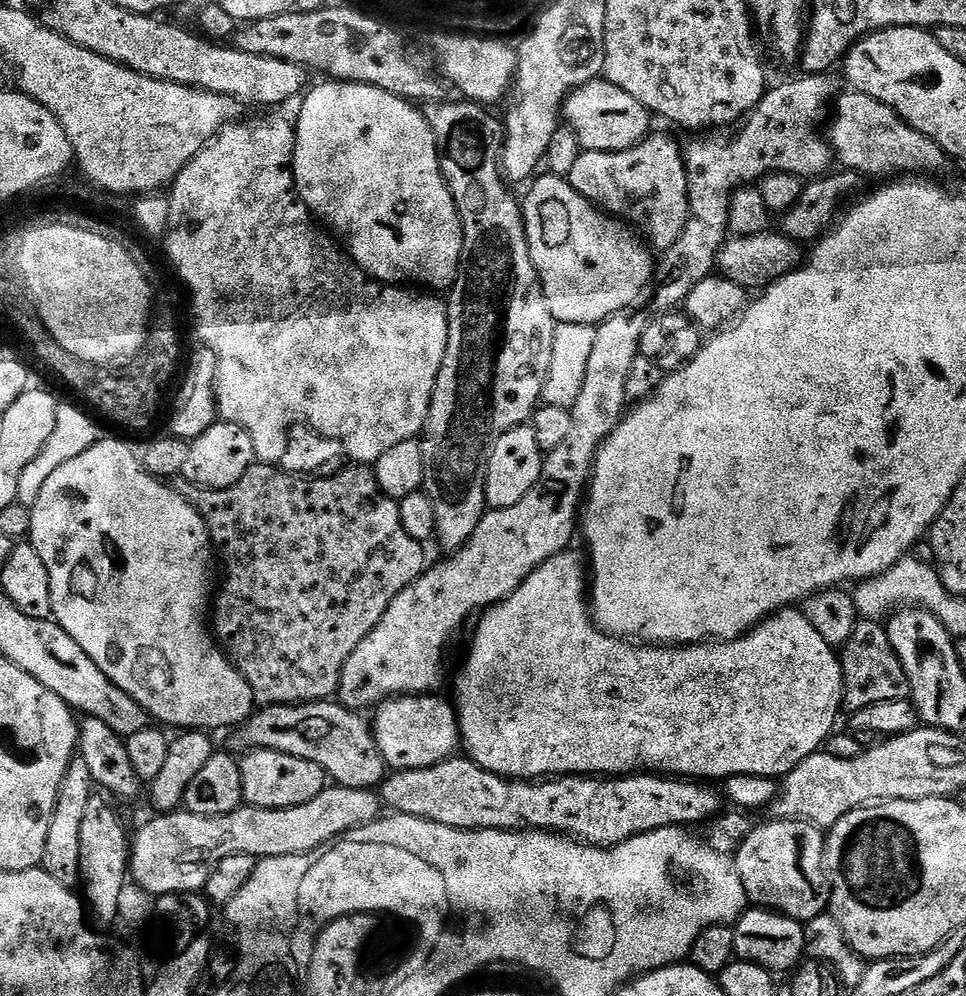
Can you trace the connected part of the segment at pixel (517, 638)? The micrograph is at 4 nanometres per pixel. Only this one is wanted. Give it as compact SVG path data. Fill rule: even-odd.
M565 550L559 552L554 558L550 558L542 566L538 566L538 570L534 570L534 574L530 574L522 582L522 586L514 592L512 596L508 596L500 604L493 604L479 617L480 625L476 628L476 633L472 636L472 649L468 652L468 657L464 660L464 665L460 668L460 677L456 680L456 702L454 700L454 708L458 713L460 721L460 734L462 737L462 748L467 759L474 761L478 766L482 766L488 772L493 772L499 776L504 776L507 780L527 780L529 782L539 781L541 778L559 778L561 776L586 776L589 778L623 778L629 774L639 773L641 770L647 770L652 774L667 774L672 778L699 778L704 782L723 781L729 776L770 776L773 778L783 778L798 767L802 761L808 756L813 756L815 752L821 751L825 747L826 741L833 735L832 727L836 724L836 715L842 712L842 703L844 701L844 679L842 678L842 666L837 649L833 645L828 644L821 634L811 625L810 621L804 617L803 611L797 610L795 607L783 609L774 616L756 625L751 632L747 632L741 636L739 640L731 642L716 642L703 644L689 644L687 646L645 646L640 642L629 642L623 638L617 638L596 627L596 621L592 619L590 611L590 580L586 575L586 564L580 556L573 550Z

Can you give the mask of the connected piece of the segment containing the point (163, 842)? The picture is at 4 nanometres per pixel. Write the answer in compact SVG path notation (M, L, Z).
M329 786L318 798L310 798L310 802L302 802L302 806L289 808L254 808L241 806L230 814L221 816L199 816L183 810L167 814L153 815L149 824L140 828L140 833L130 840L130 876L136 884L152 893L156 898L168 896L171 892L197 892L206 886L210 874L214 874L214 866L222 862L222 858L230 858L230 854L246 854L257 858L269 856L297 856L300 852L312 852L324 844L330 844L342 838L347 832L361 828L363 824L372 824L381 819L382 805L375 791L366 788L341 788Z

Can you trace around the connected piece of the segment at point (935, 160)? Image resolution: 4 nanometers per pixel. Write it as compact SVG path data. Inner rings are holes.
M848 90L845 96L844 93L837 95L831 112L832 121L828 124L826 139L835 163L840 164L841 169L864 178L908 178L913 174L928 174L924 172L944 172L950 165L950 158L933 140L926 138L926 134L918 134L918 130L900 120L894 110L882 106L882 102L870 98L865 92Z

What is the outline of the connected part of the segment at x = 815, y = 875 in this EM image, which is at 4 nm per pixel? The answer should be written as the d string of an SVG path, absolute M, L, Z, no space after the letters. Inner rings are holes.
M803 820L769 821L769 824L757 823L734 853L742 886L753 905L780 912L791 920L810 921L824 914L830 904L825 833Z

